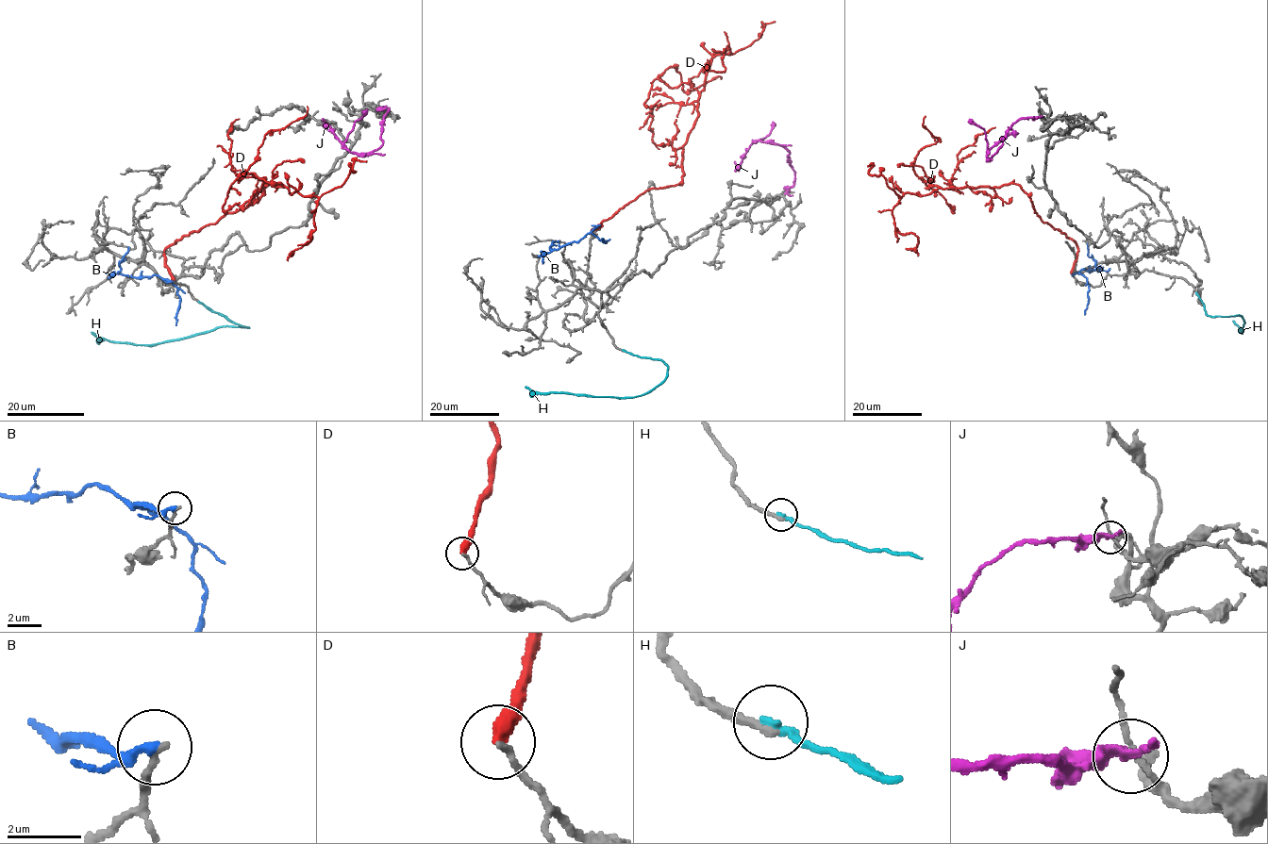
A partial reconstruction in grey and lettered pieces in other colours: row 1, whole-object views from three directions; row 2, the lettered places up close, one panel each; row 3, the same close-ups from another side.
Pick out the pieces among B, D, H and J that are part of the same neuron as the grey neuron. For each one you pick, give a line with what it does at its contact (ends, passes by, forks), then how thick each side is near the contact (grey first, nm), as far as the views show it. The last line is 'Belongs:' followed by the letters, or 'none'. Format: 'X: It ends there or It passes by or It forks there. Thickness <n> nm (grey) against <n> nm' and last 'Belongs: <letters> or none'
Belongs: none

